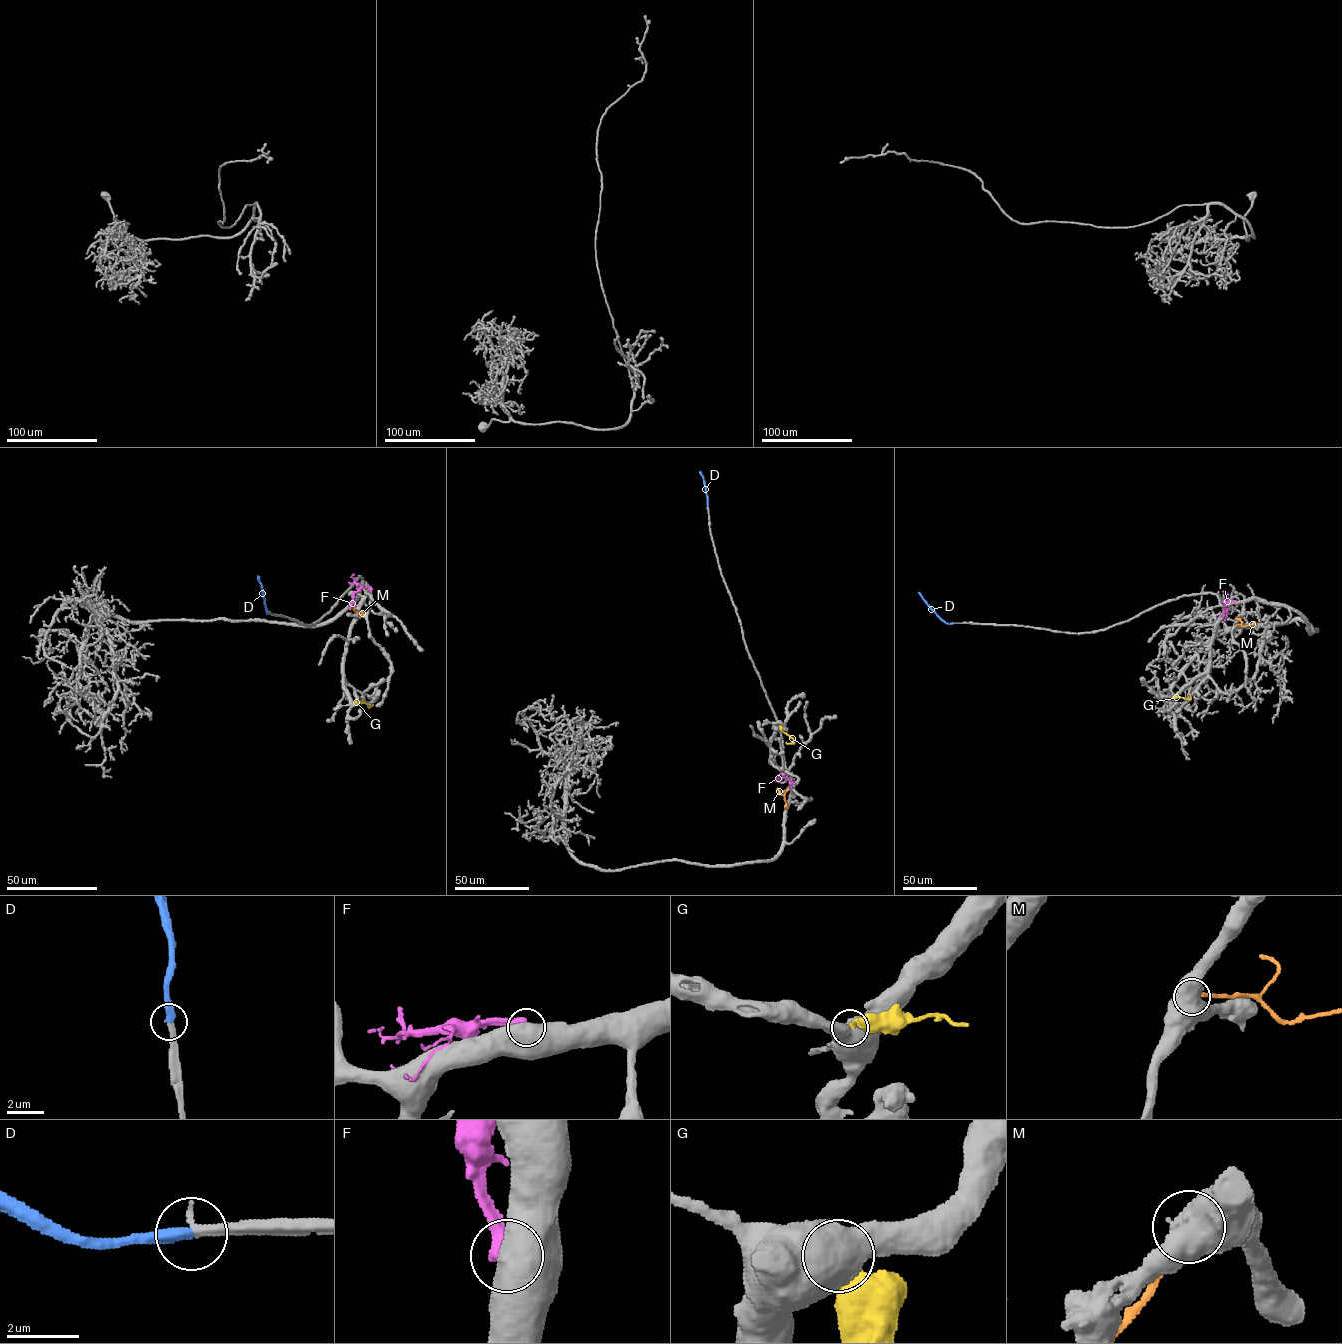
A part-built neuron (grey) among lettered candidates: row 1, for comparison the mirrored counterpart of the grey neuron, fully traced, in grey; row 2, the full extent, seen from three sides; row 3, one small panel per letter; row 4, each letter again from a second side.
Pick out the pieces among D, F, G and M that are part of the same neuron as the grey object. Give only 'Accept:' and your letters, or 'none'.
Accept: D

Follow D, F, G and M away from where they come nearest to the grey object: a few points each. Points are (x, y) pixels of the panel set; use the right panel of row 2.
D: (952, 623), (945, 623), (919, 592)
F: (1235, 601), (1225, 602), (1224, 620)
G: (1172, 698), (1188, 699), (1191, 698), (1189, 695)
M: (1235, 624), (1245, 626), (1255, 622)

